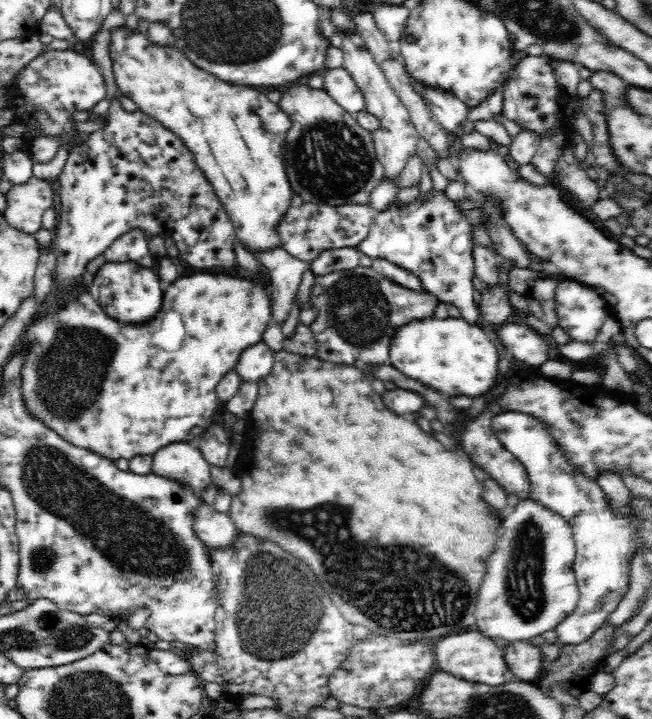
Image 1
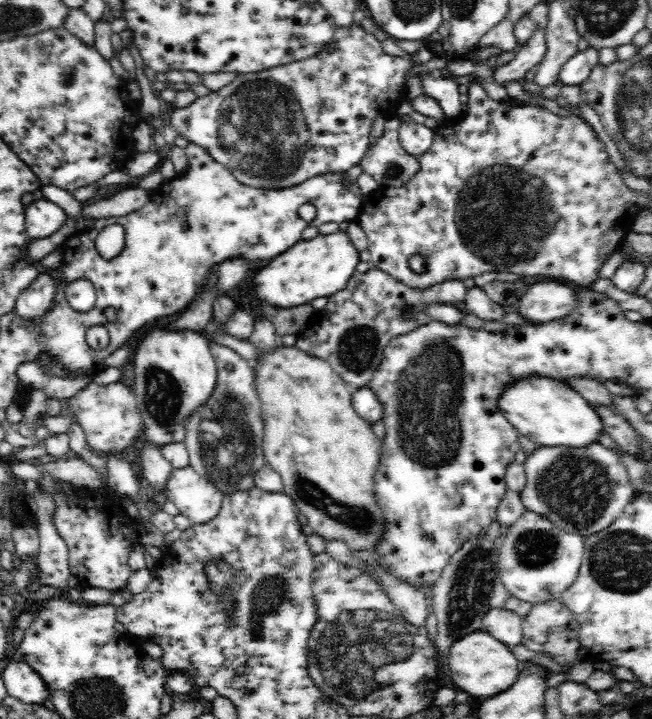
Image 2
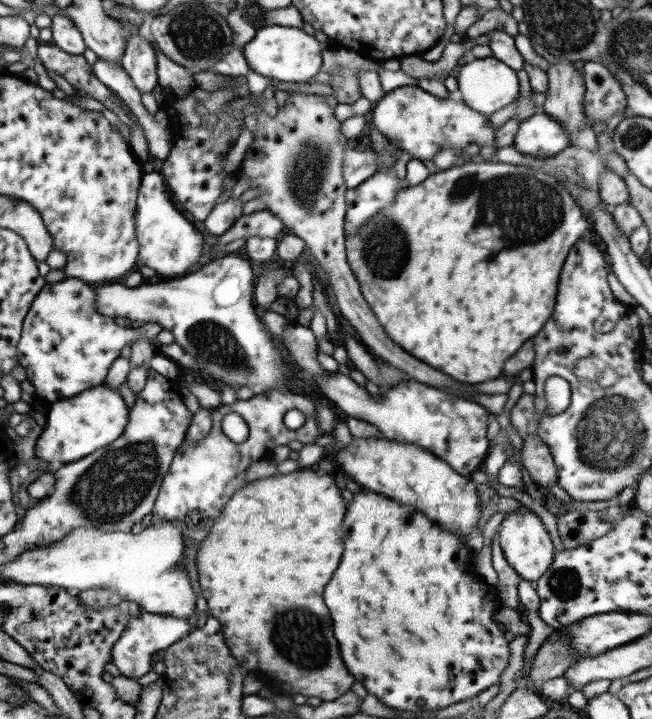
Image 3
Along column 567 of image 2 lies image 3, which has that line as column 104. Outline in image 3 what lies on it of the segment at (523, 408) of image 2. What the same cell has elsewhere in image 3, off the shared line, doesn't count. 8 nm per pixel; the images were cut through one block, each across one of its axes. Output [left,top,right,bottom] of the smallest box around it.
[35,384,129,464]

